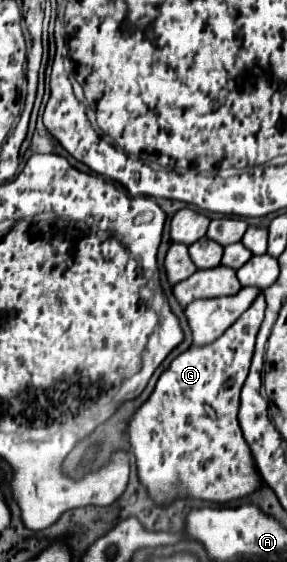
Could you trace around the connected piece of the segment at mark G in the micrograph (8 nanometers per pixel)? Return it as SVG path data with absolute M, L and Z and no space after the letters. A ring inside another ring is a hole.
M258 294L252 306L216 342L190 346L174 358L158 378L150 398L130 416L126 432L136 456L138 480L156 506L186 498L224 504L262 488L264 482L238 426L238 406L264 308L264 294Z

